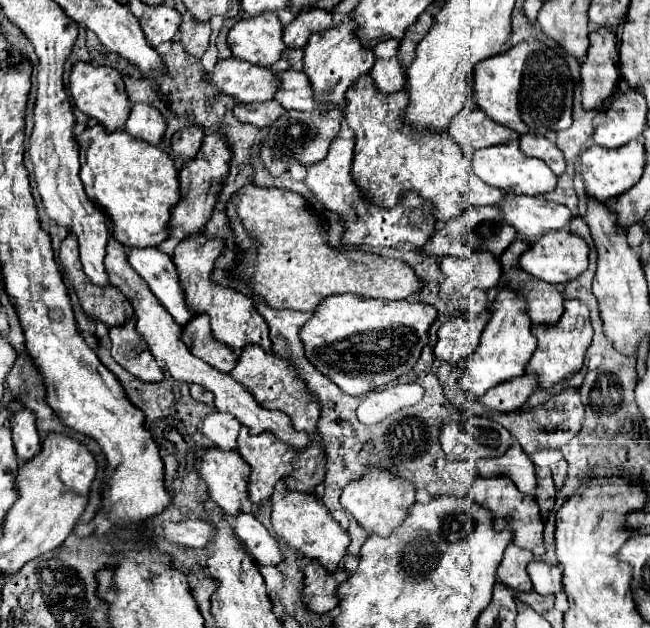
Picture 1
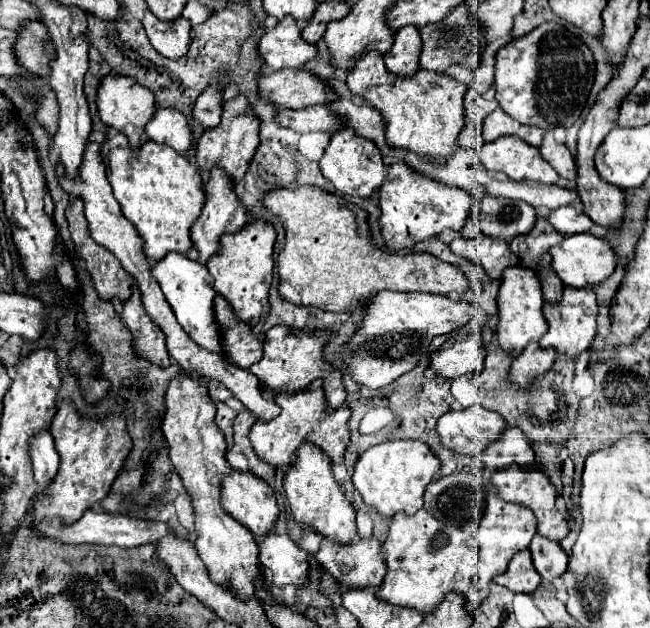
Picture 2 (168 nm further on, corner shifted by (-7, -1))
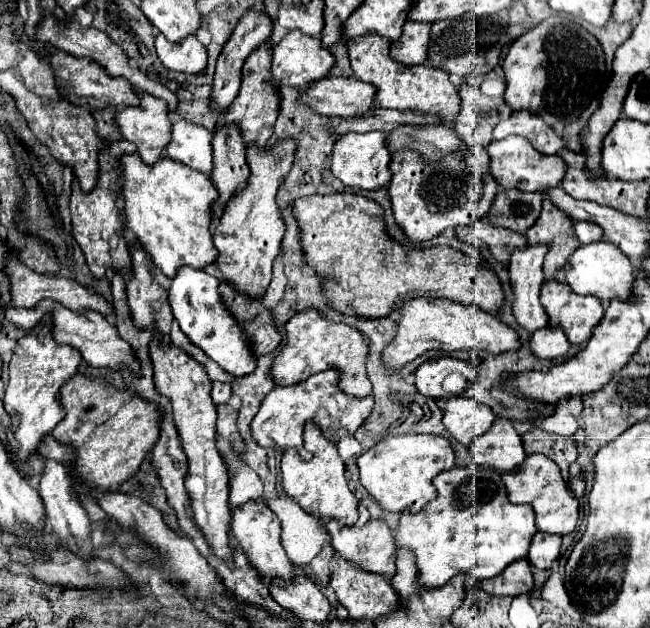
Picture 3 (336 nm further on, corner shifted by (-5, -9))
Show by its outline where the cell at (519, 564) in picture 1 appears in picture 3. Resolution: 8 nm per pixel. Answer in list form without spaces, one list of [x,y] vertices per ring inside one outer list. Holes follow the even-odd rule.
[[[525,558],[509,564],[499,576],[483,580],[481,588],[493,596],[519,596],[533,590],[533,574]]]

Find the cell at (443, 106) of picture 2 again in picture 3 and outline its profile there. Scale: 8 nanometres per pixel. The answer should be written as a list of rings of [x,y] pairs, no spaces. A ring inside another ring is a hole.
[[[375,32],[363,34],[361,38],[353,38],[353,42],[349,42],[353,76],[377,88],[375,106],[395,110],[421,110],[425,114],[439,114],[445,124],[453,122],[461,110],[461,98],[449,76],[429,64],[403,66],[389,56],[389,46],[391,42]]]

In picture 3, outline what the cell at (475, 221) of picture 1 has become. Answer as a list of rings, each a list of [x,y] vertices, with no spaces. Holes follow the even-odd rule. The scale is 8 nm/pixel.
[[[503,190],[497,194],[491,212],[487,216],[495,226],[505,226],[515,232],[525,232],[539,218],[543,194],[539,192],[521,192],[521,190]]]

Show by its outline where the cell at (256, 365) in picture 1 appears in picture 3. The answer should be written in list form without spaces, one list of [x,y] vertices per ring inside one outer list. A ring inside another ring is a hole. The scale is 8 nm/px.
[[[303,310],[285,324],[285,332],[287,332],[287,344],[275,358],[271,370],[275,384],[295,384],[321,370],[337,368],[341,372],[339,386],[343,392],[357,398],[371,394],[371,382],[365,370],[369,342],[357,328],[351,328],[343,322],[331,322],[323,318],[323,314],[317,310]]]

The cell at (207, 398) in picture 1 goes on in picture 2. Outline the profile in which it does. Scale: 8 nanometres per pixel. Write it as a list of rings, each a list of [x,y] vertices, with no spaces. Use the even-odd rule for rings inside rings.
[[[209,380],[209,396],[215,400],[215,402],[223,402],[231,396],[231,392],[221,384],[221,382],[215,382],[215,380]]]

